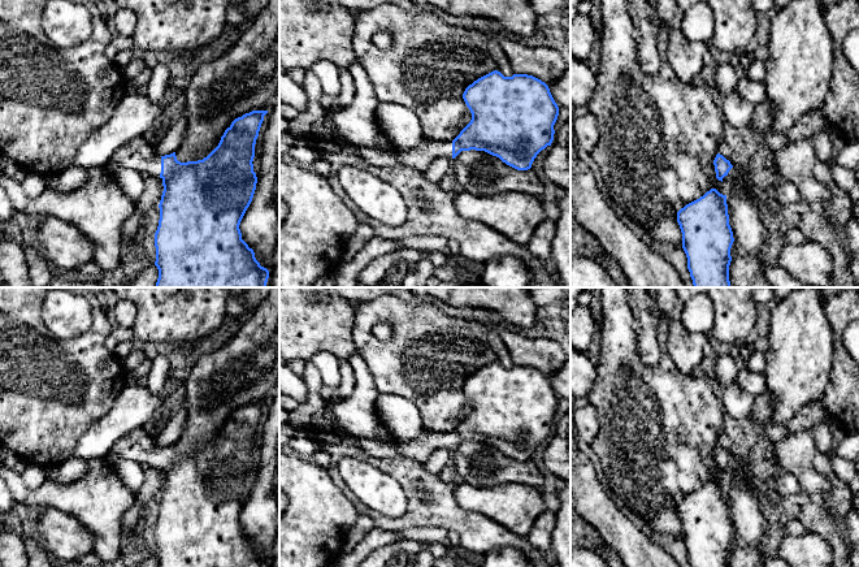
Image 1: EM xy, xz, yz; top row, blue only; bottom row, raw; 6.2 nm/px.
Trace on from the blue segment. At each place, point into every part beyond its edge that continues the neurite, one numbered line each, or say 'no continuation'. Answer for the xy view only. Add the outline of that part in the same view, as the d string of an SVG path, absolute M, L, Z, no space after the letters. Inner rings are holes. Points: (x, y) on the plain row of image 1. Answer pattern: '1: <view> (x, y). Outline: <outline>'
1: xy (138, 446). Outline: M144 428L131 430L120 438L112 453L126 460L133 460L143 467L160 468L161 447L155 445L155 440Z

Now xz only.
1: xz (426, 442). Outline: M424 428L415 441L398 442L394 454L425 463L439 449L452 450L452 433L437 433Z

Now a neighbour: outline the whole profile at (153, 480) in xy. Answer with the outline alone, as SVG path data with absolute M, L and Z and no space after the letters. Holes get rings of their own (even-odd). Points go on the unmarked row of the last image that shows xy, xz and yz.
M144 467L144 484L135 492L135 502L126 511L122 519L122 550L126 549L131 540L139 538L139 524L142 523L147 503L157 498L161 492L164 477L160 468Z

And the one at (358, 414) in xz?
M356 351L348 363L353 369L356 384L350 397L330 406L338 427L355 437L365 437L394 450L395 441L386 441L379 436L381 419L376 406L379 391L368 364Z

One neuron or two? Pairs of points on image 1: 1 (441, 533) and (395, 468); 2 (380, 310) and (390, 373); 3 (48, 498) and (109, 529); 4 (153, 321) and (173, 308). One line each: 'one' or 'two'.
1: two
2: one
3: one
4: one

